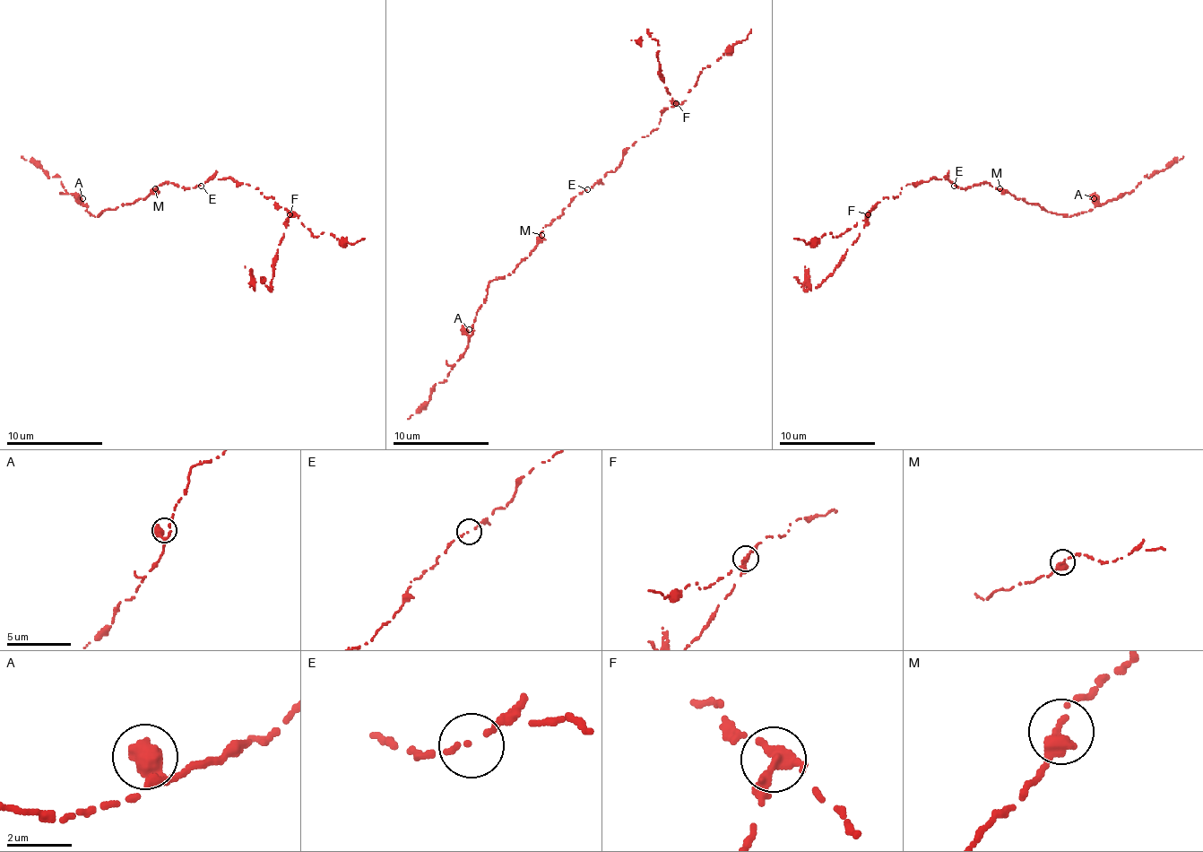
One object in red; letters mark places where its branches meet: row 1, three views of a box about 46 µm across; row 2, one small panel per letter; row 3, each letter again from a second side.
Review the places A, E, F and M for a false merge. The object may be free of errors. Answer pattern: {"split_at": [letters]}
{"split_at": ["F"]}

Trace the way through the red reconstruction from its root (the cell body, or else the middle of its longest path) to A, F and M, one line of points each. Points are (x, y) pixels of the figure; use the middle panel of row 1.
A: (587, 189), (541, 230), (533, 249), (509, 273), (488, 283), (469, 334), (469, 329)
F: (587, 189), (609, 172), (613, 172), (623, 153), (636, 141), (657, 129), (662, 112), (677, 102)
M: (587, 189), (575, 196), (563, 213), (541, 230), (541, 235)

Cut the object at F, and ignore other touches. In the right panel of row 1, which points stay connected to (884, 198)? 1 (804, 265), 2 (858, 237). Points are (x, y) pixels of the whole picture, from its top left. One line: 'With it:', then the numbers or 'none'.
With it: none

